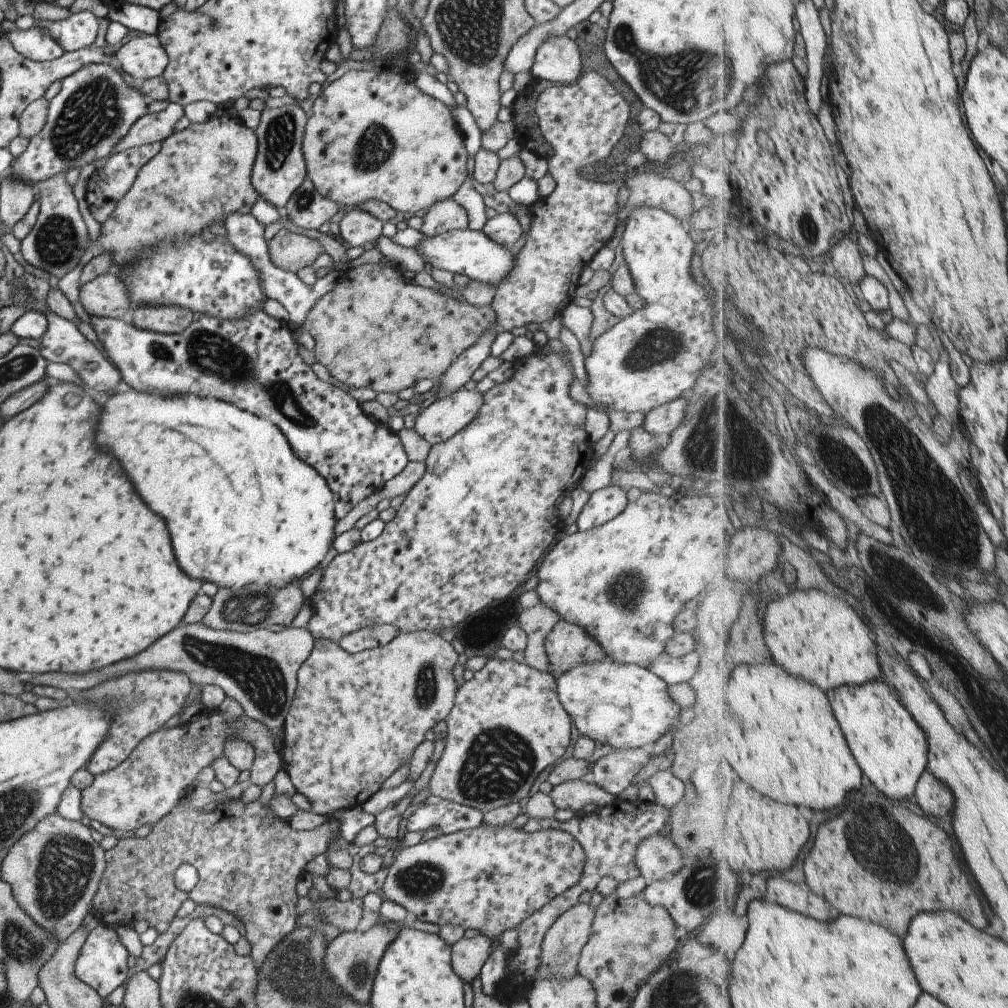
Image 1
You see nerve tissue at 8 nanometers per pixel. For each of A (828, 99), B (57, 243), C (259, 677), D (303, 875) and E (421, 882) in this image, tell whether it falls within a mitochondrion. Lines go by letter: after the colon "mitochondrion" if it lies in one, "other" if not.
A: other
B: mitochondrion
C: mitochondrion
D: other
E: mitochondrion

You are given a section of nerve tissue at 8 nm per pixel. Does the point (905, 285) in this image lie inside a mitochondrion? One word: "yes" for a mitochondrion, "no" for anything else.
no

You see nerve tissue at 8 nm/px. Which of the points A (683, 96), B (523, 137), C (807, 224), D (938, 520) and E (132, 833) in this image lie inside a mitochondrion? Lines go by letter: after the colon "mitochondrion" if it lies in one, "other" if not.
A: mitochondrion
B: other
C: mitochondrion
D: mitochondrion
E: other

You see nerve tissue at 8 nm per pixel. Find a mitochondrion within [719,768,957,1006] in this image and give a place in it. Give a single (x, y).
(881, 844)

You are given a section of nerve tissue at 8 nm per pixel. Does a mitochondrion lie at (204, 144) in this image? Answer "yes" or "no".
no

